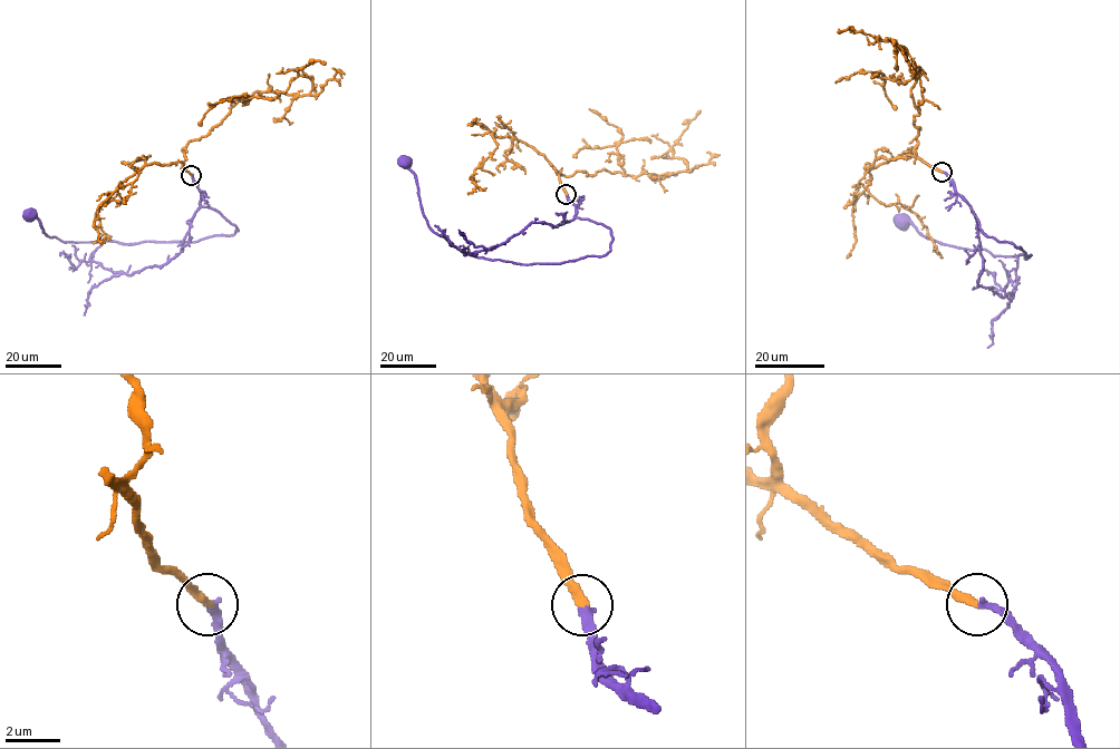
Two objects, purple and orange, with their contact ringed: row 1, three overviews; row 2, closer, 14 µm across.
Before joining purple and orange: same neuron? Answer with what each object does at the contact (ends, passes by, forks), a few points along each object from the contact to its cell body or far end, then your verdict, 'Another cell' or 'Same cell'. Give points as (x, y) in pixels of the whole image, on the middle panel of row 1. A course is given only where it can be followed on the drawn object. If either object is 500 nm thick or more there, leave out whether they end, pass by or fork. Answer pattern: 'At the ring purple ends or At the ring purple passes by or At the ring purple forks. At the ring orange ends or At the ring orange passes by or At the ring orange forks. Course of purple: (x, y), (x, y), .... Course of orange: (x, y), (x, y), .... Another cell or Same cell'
At the ring purple ends. At the ring orange ends. Course of purple: (566, 194), (575, 216), (610, 230), (610, 250), (560, 263), (478, 258), (428, 225), (416, 176), (405, 159). Course of orange: (566, 194), (560, 172), (685, 171), (672, 146), (701, 110). Same cell

